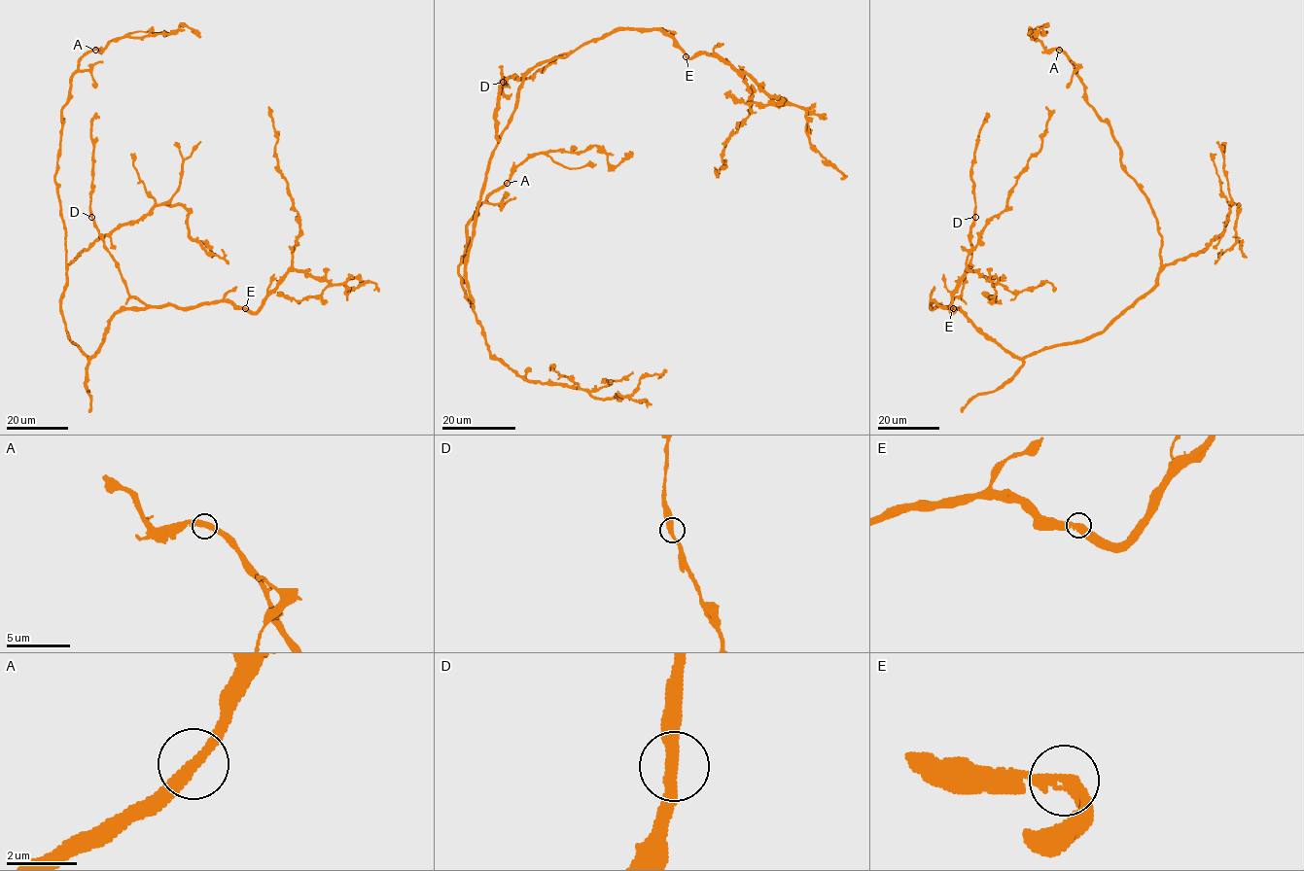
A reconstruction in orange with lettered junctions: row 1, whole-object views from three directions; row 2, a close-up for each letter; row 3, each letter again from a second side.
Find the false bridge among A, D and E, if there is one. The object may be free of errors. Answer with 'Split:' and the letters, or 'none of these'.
Split: none of these

